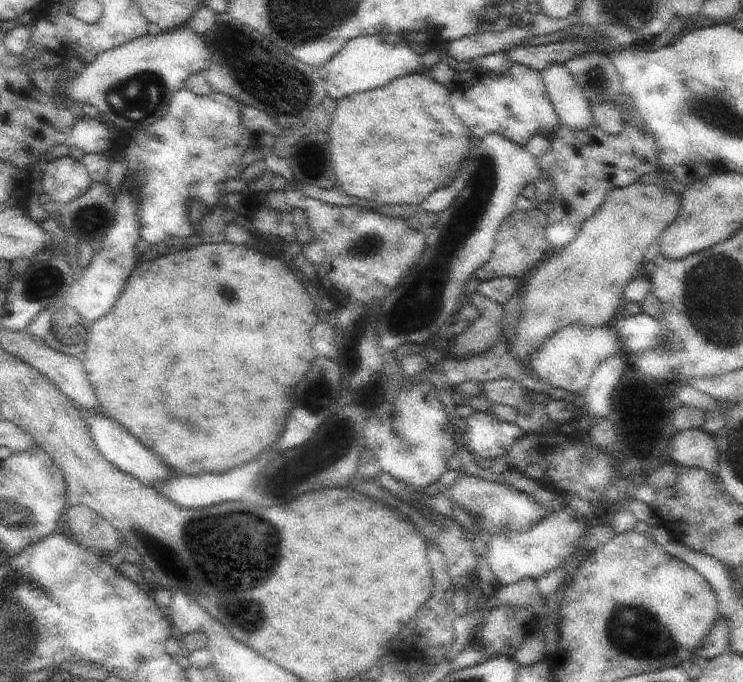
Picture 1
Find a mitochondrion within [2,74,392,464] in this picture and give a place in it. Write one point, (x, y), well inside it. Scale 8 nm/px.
(316, 394)

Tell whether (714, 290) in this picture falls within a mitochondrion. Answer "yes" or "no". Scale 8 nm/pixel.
yes

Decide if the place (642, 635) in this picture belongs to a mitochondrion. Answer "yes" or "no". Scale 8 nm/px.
yes

